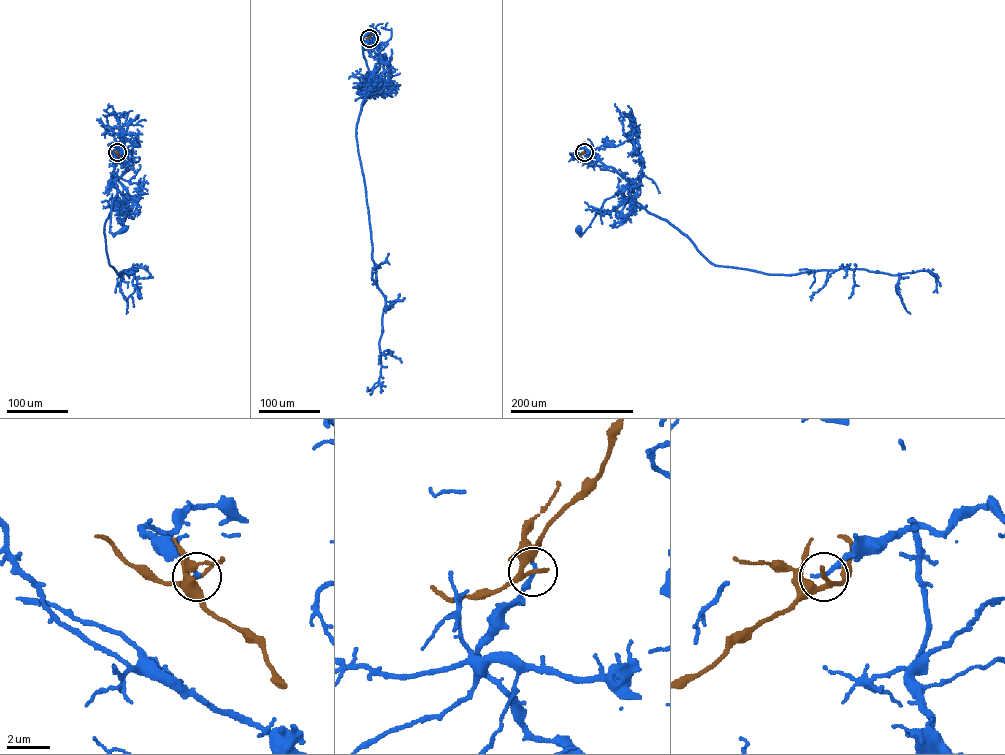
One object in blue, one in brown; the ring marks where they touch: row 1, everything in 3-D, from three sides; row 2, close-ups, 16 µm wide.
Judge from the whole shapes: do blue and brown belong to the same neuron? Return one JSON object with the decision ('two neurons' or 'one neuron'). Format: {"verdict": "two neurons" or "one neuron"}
{"verdict": "two neurons"}

